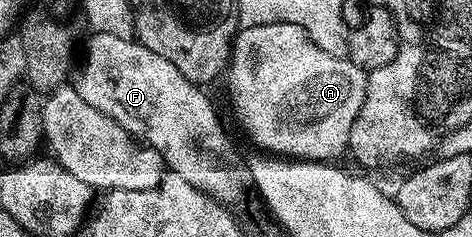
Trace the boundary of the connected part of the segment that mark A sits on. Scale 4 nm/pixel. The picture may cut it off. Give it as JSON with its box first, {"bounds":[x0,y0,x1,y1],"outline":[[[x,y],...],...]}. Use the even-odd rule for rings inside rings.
{"bounds":[225,22,368,162],"outline":[[[274,22],[265,25],[244,25],[232,39],[231,58],[225,74],[229,96],[235,108],[235,114],[243,126],[244,132],[257,146],[264,148],[264,153],[278,157],[302,158],[308,162],[326,162],[339,160],[342,154],[346,155],[349,150],[349,132],[353,132],[353,120],[357,120],[357,112],[361,112],[361,104],[365,104],[365,92],[367,91],[368,71],[353,64],[351,59],[339,54],[330,54],[321,48],[317,48],[315,38],[305,32],[300,25],[288,22]]]}

